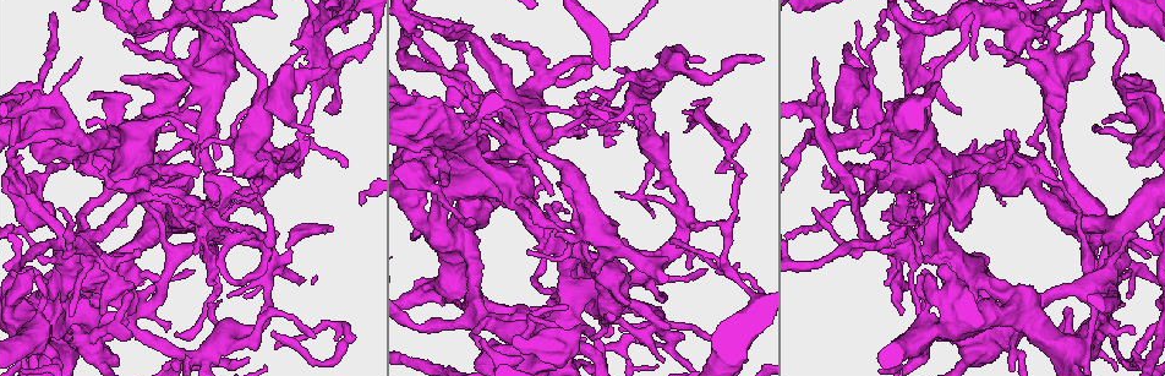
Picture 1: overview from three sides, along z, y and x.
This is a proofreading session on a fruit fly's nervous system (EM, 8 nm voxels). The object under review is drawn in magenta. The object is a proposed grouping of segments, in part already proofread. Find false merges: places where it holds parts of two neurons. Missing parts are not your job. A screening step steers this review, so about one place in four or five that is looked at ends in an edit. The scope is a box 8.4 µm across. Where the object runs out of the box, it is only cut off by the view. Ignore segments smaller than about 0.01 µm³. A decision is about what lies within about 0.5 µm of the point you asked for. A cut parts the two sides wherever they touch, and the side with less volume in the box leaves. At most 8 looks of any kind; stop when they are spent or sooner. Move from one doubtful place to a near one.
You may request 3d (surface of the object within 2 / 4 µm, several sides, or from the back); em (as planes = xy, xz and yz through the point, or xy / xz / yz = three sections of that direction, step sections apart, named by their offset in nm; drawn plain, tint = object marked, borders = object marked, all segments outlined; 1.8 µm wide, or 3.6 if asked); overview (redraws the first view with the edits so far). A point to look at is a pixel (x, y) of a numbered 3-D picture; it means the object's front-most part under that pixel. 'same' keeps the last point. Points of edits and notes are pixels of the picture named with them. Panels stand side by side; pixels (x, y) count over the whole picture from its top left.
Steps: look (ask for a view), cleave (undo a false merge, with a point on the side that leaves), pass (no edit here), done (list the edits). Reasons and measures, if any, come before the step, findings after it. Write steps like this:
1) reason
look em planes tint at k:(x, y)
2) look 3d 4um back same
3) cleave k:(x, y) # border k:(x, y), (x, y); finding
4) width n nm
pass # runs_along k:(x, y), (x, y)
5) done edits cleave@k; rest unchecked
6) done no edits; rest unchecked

three-way junction
look em xy step 16 tint at 1:(913, 54)

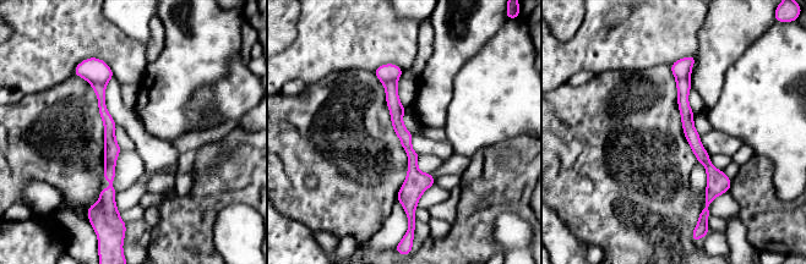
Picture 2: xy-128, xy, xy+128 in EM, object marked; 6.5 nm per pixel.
pass # all the same neuron

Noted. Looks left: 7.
closes a loop
look em planes plain at 1:(23, 87)

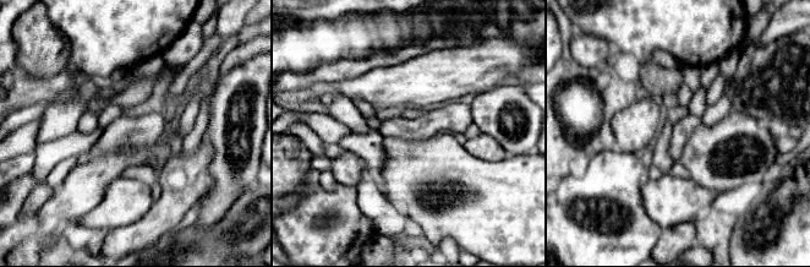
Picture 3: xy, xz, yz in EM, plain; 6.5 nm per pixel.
where the object lies
look em planes tint same

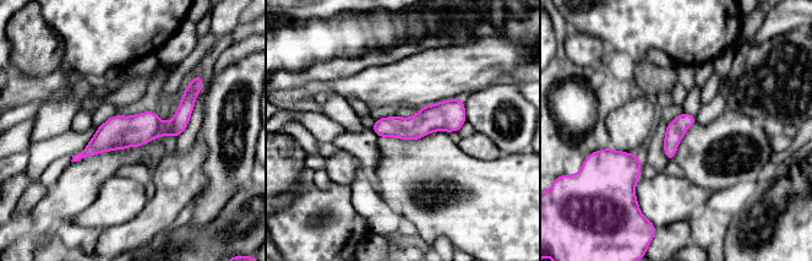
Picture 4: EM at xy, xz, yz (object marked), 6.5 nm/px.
pass # runs_along 4:(191, 91), (169, 128), (77, 157); one neuron here

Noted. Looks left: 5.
narrows sharply
look 3d 2um at 1:(807, 109)

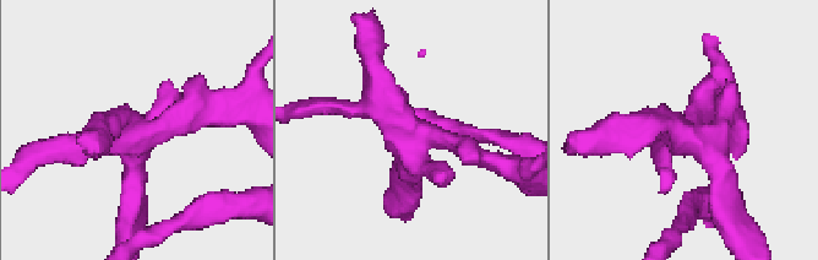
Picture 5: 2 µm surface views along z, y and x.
now the EM
look em yz step 8 plain at 5:(695, 136)

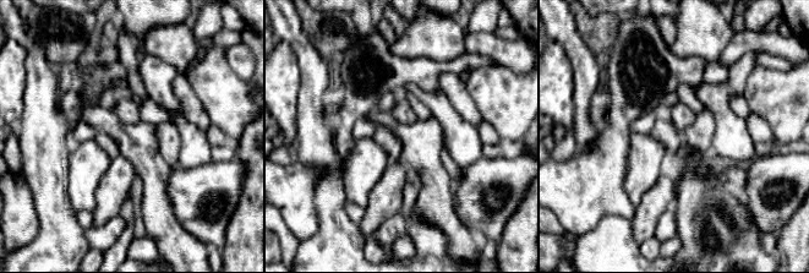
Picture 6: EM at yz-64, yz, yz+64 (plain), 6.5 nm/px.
see the neighbours
look em yz step 8 borders same

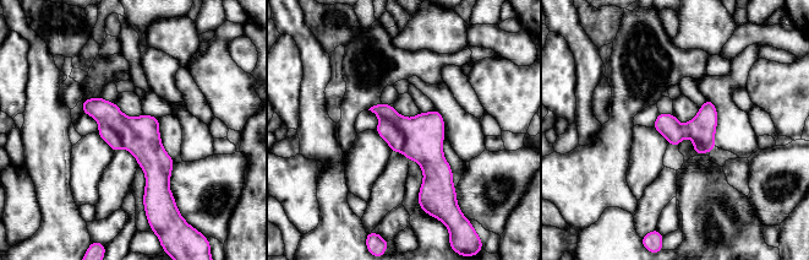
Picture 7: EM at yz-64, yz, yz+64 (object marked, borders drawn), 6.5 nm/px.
cleave 7:(424, 134) # part_leaving 7:(85, 103), (151, 155), (151, 199); a second neuron is stuck on

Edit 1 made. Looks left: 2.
done edits cleave@7; rest unchecked

